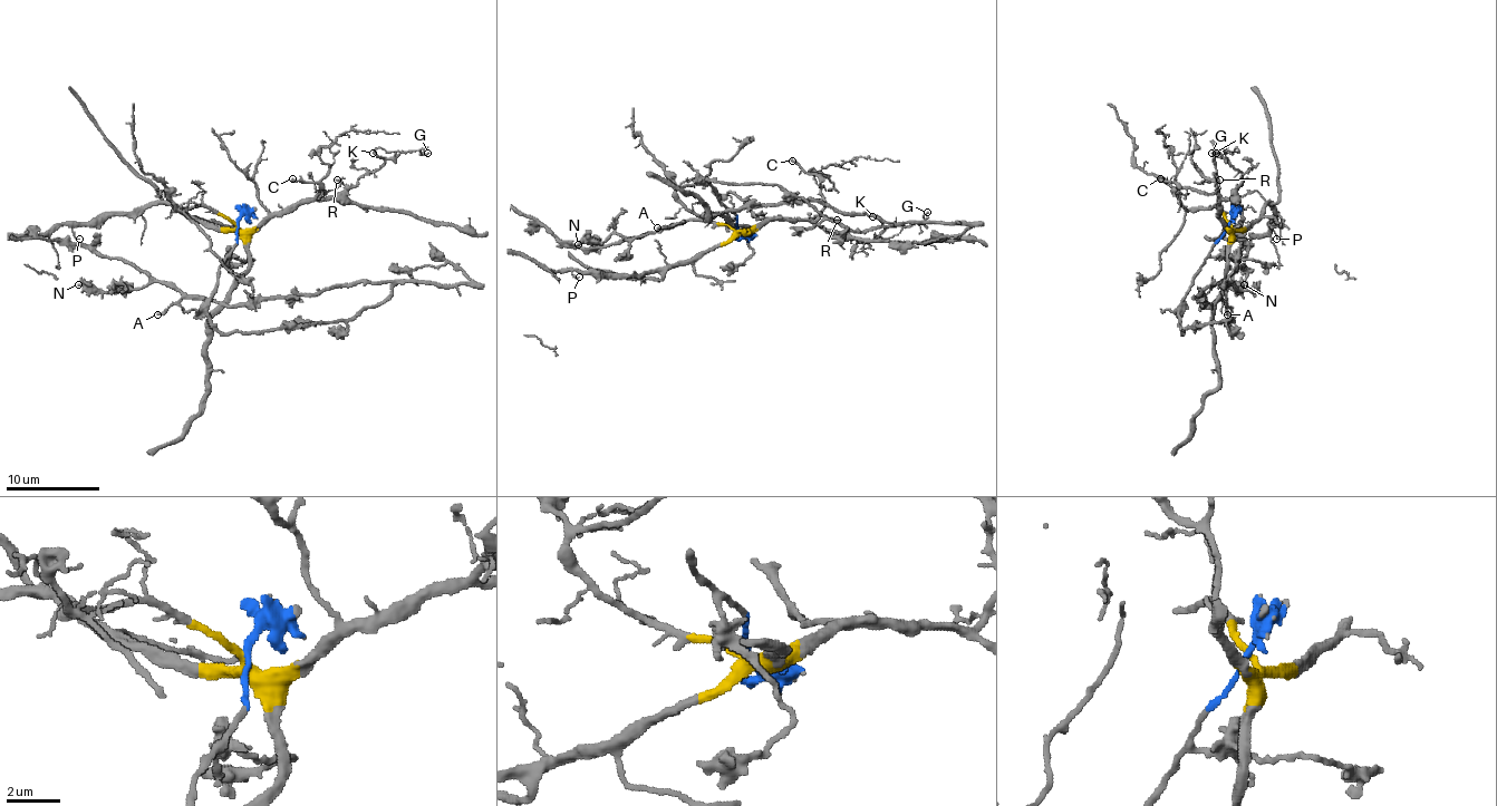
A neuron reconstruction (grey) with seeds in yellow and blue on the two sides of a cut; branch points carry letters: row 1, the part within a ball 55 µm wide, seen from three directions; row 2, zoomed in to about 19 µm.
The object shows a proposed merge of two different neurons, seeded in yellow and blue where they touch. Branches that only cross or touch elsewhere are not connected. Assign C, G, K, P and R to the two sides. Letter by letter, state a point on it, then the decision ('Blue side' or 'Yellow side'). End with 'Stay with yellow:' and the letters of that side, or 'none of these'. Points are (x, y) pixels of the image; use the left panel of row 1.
C: Place: (292, 178). Yellow side
G: Place: (427, 153). Yellow side
K: Place: (373, 153). Yellow side
P: Place: (79, 239). Yellow side
R: Place: (337, 180). Yellow side
Stay with yellow: C, G, K, P, R

